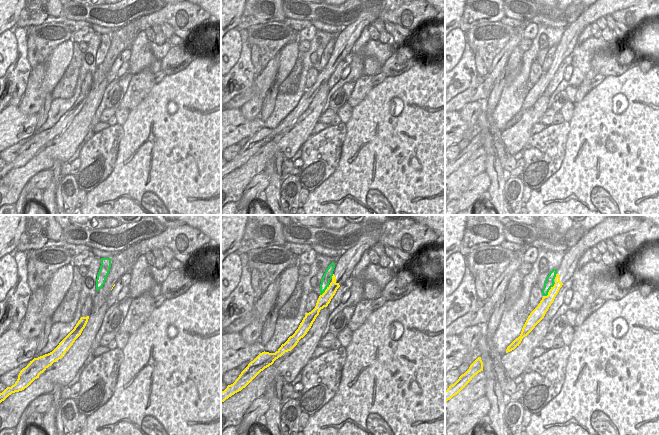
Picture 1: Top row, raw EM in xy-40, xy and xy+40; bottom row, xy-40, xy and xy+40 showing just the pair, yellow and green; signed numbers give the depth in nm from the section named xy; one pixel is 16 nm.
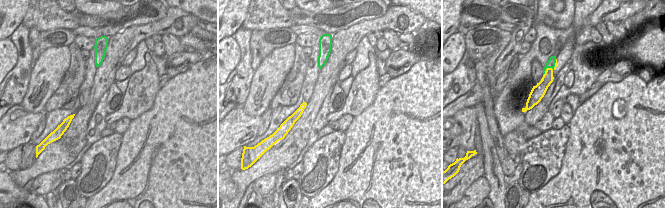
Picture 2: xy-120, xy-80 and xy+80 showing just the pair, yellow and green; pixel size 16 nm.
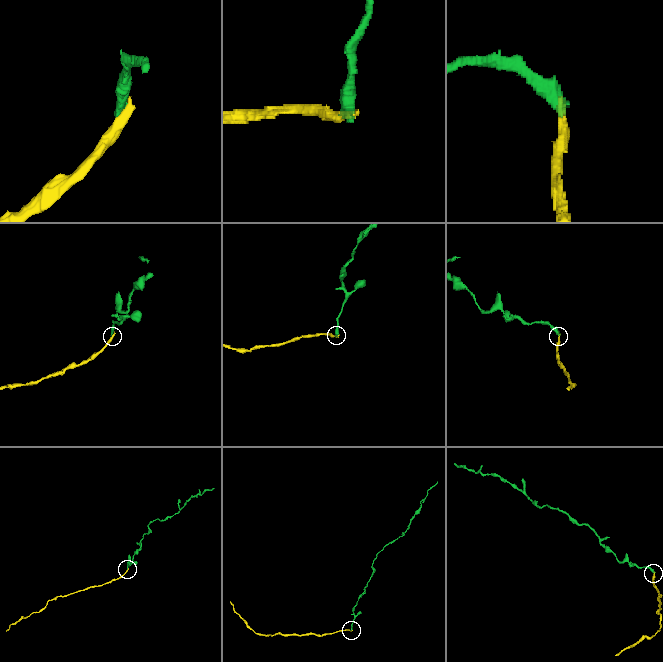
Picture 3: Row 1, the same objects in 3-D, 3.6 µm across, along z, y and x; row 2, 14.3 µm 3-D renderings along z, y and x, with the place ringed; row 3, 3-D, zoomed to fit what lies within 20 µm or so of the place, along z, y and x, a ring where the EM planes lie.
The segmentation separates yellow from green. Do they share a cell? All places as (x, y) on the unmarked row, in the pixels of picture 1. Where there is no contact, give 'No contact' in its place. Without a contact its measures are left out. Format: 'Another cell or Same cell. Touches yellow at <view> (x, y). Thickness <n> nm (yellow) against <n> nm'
Another cell. Touches yellow at xy+40 (549, 67). Thickness 180 nm (yellow) against 160 nm

